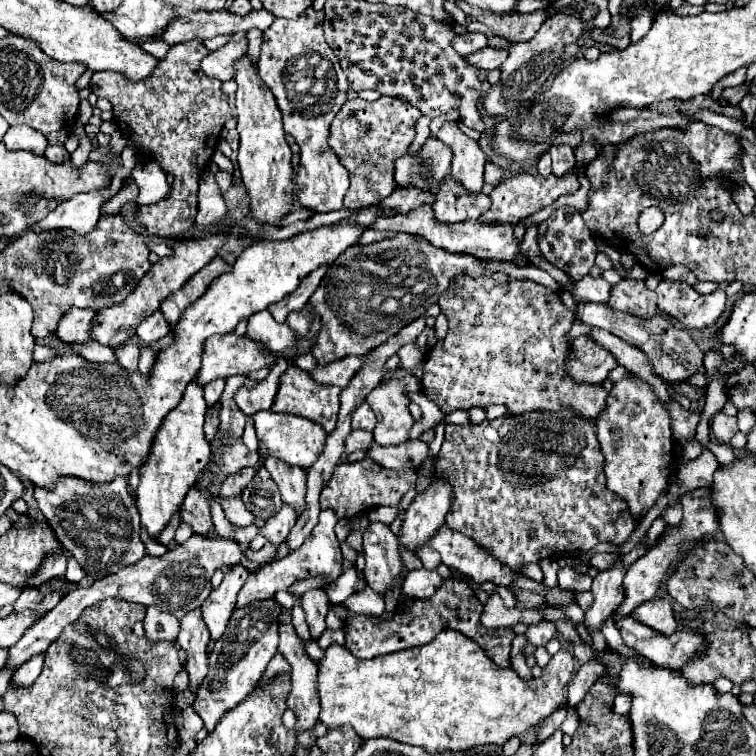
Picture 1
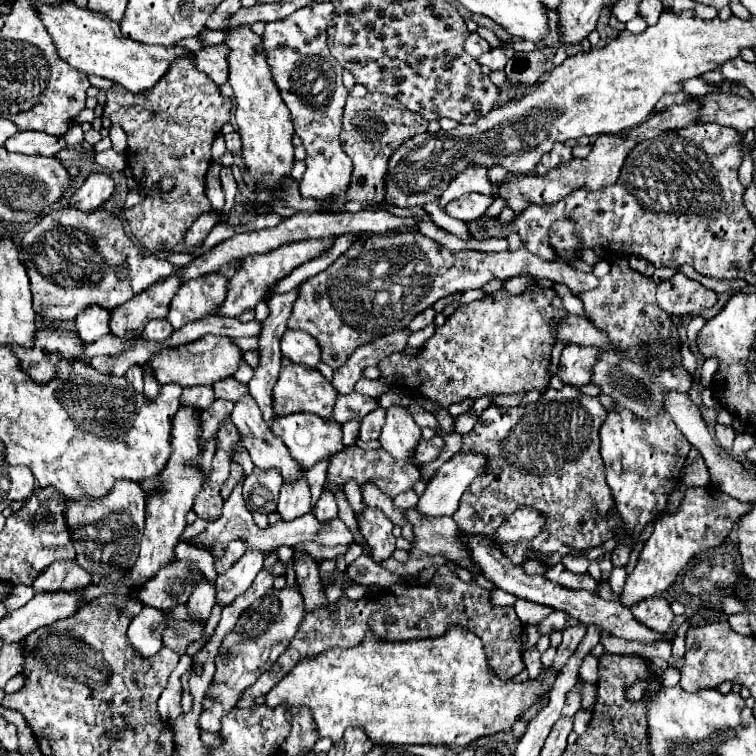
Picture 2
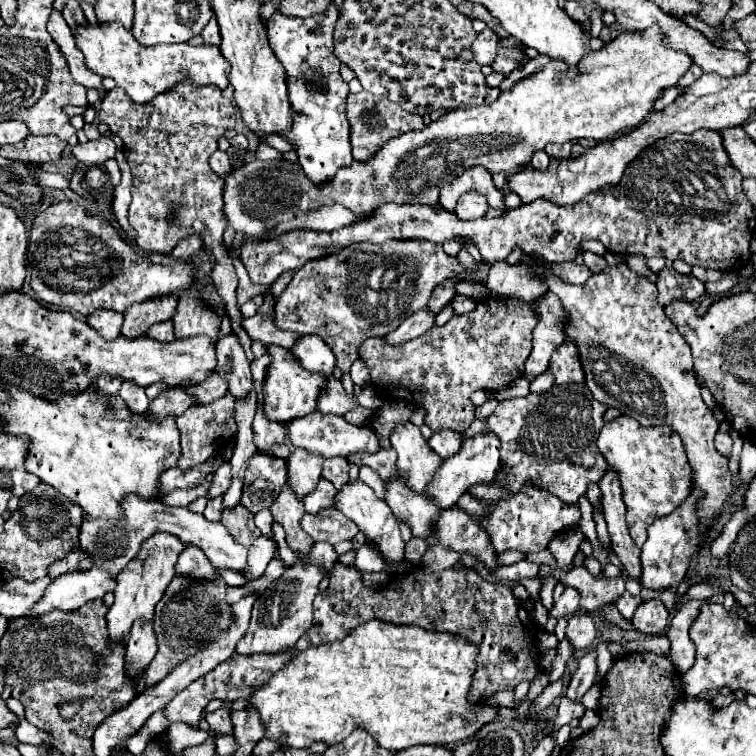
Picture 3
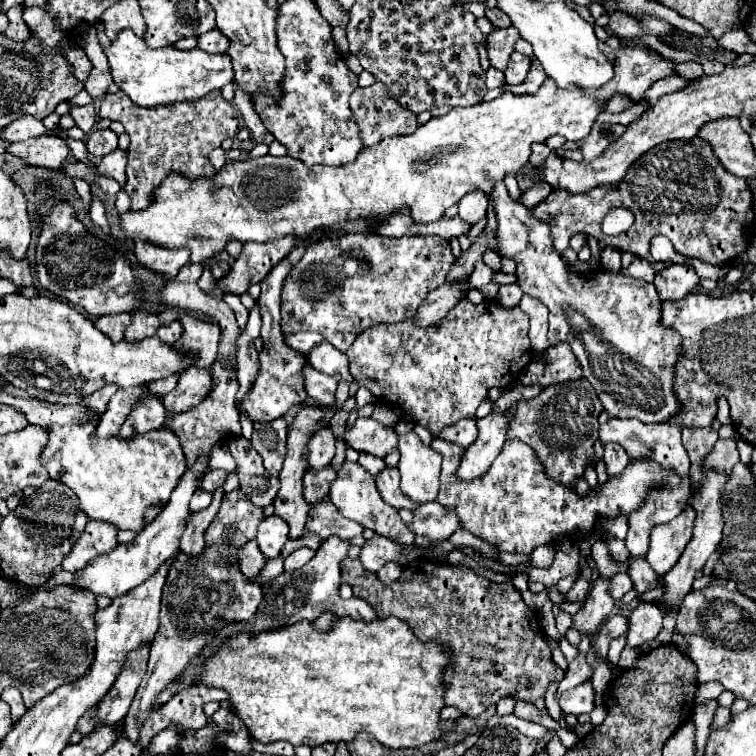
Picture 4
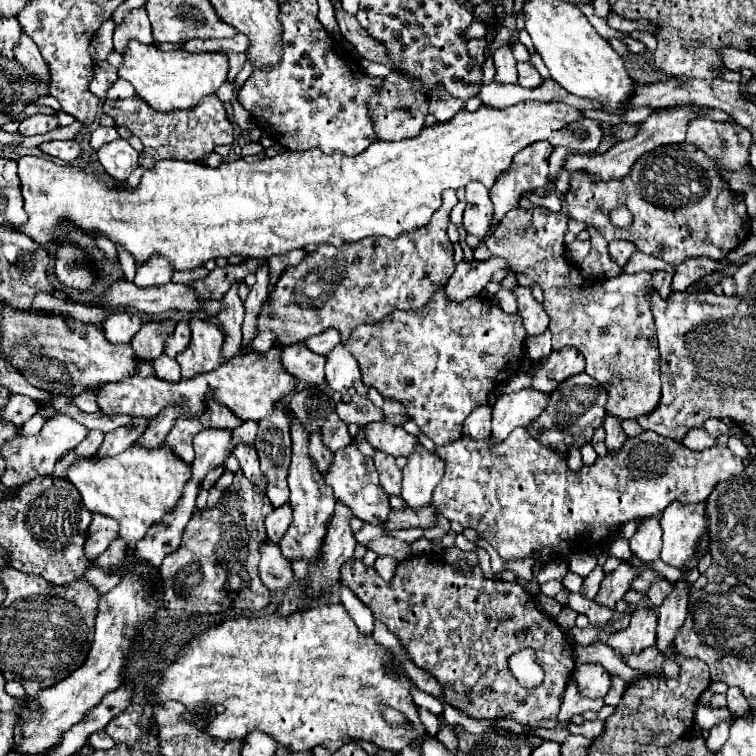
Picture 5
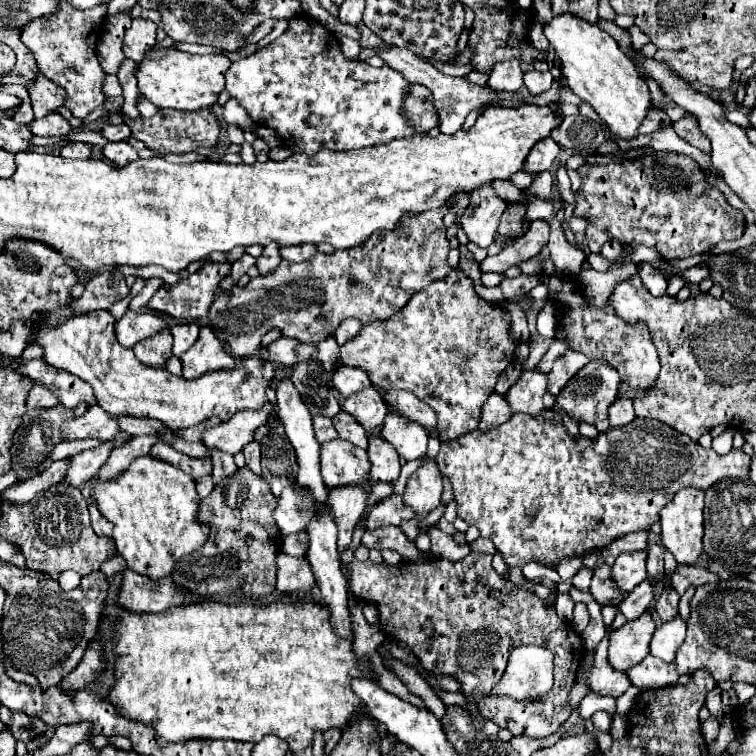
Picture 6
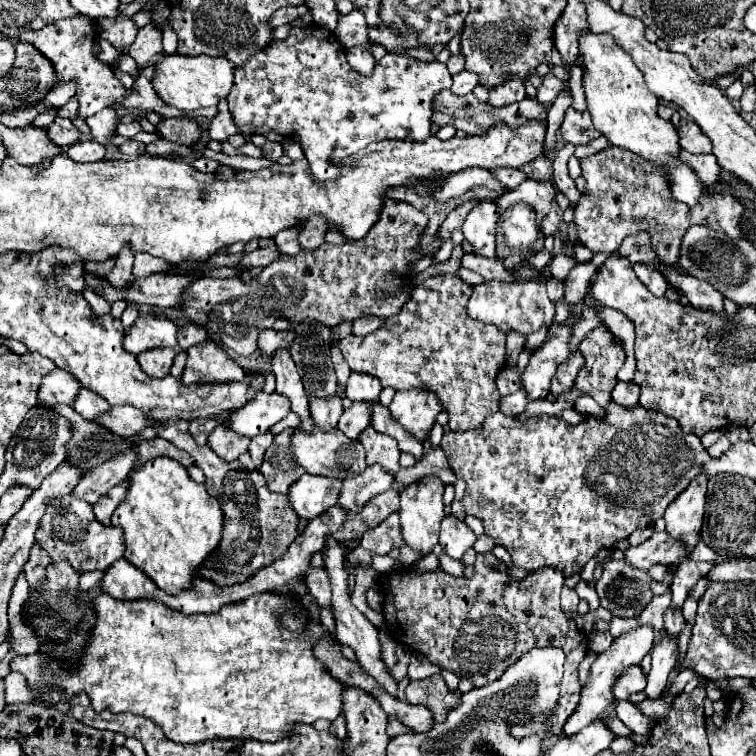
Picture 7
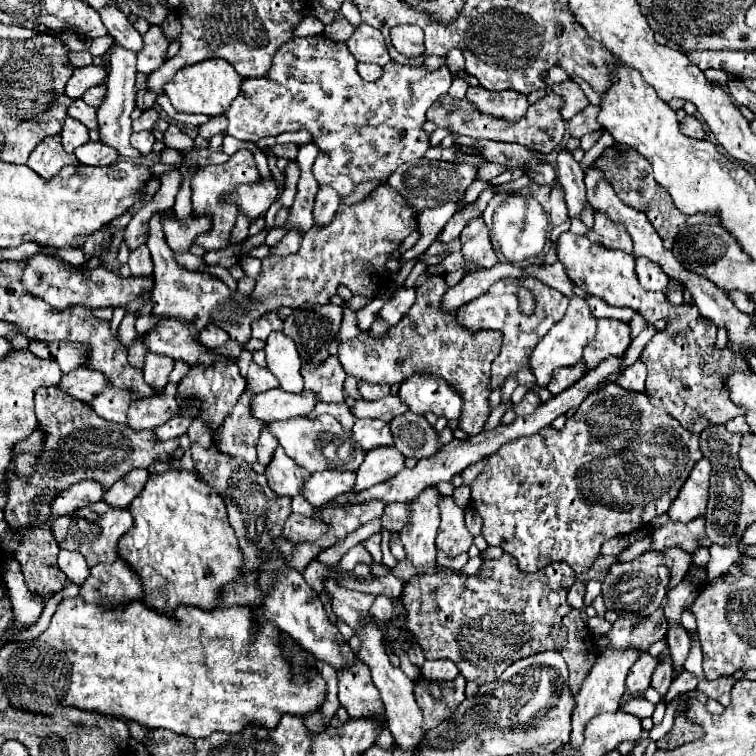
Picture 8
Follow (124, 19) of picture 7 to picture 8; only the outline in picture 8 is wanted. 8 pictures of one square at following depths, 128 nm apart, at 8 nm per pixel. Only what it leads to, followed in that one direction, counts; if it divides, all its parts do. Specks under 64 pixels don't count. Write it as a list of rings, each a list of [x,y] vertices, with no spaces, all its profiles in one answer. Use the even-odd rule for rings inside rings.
[[[116,44],[112,48],[112,54],[110,54],[110,66],[112,66],[112,72],[108,74],[108,96],[106,100],[102,102],[102,106],[98,108],[96,116],[98,116],[98,132],[100,132],[100,142],[104,142],[106,146],[112,146],[120,156],[124,158],[130,158],[130,160],[136,160],[140,158],[140,152],[136,152],[132,146],[130,146],[130,134],[132,134],[132,120],[130,120],[130,114],[134,110],[134,76],[136,76],[136,54],[134,52],[128,52],[126,48],[122,48],[120,44]]]

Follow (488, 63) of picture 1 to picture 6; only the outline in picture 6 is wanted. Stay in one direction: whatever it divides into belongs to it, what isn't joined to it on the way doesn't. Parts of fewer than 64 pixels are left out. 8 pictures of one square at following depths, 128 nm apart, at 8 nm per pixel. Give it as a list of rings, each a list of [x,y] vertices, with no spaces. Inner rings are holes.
[[[530,70],[524,74],[524,86],[532,92],[532,94],[540,94],[546,92],[552,84],[552,76],[550,72],[538,72],[538,70]]]

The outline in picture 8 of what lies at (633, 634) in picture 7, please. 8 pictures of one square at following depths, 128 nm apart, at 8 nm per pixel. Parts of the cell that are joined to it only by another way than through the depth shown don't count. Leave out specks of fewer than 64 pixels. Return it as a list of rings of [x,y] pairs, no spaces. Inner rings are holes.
[[[608,648],[606,652],[602,652],[596,658],[596,664],[584,678],[582,688],[576,696],[576,708],[572,712],[572,736],[570,736],[572,746],[580,746],[580,742],[584,742],[584,728],[592,716],[602,714],[602,712],[616,712],[620,708],[620,698],[626,690],[626,686],[624,686],[626,676],[638,656],[640,656],[640,652],[636,652],[634,648],[626,648],[624,652],[616,652],[614,648]]]

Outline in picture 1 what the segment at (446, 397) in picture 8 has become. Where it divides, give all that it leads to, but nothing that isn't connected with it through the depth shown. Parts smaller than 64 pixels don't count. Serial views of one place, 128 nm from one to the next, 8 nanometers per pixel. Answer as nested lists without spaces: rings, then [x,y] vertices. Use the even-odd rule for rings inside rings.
[[[272,410],[256,412],[252,416],[256,436],[258,436],[258,452],[268,456],[278,456],[286,464],[310,468],[316,462],[316,456],[320,456],[326,440],[326,432],[320,428],[320,424],[314,424],[312,420],[292,416],[292,414],[276,414]]]

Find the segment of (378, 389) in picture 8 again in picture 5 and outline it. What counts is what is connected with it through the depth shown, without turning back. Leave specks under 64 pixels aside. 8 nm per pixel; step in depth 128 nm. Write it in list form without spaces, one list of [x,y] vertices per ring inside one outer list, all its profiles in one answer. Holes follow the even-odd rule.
[[[338,344],[326,354],[326,382],[332,390],[354,388],[360,395],[367,394],[367,388],[360,382],[360,368],[350,352]]]

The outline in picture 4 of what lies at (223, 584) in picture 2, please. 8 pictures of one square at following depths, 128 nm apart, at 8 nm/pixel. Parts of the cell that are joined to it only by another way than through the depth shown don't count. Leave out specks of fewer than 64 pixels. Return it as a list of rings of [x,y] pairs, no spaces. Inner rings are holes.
[[[270,516],[260,522],[256,542],[260,544],[260,552],[264,552],[266,560],[276,558],[286,540],[288,540],[288,524],[284,524],[284,520],[280,520],[278,516]]]

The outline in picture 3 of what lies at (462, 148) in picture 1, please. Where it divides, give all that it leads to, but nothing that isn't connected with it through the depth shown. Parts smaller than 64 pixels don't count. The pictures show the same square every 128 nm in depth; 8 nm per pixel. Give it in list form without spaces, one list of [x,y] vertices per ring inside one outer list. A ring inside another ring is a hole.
[[[482,166],[466,170],[452,184],[448,184],[448,188],[444,188],[444,192],[440,192],[440,206],[444,206],[446,210],[454,210],[458,198],[464,192],[472,192],[472,190],[478,192],[478,194],[484,194],[488,198],[490,208],[506,210],[506,206],[504,206],[504,194],[494,186],[492,176]]]

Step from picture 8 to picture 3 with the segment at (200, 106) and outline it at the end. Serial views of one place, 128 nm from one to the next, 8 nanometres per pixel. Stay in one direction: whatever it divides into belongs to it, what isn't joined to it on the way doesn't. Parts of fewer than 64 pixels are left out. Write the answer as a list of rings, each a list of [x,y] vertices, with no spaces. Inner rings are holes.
[[[80,24],[74,30],[76,48],[84,54],[84,64],[94,74],[102,78],[112,78],[126,94],[136,100],[136,104],[144,104],[154,96],[166,92],[180,80],[188,78],[194,86],[214,84],[220,90],[228,86],[228,62],[220,54],[218,46],[202,44],[198,48],[190,44],[158,44],[158,46],[142,46],[136,42],[130,30],[120,28],[120,24]]]

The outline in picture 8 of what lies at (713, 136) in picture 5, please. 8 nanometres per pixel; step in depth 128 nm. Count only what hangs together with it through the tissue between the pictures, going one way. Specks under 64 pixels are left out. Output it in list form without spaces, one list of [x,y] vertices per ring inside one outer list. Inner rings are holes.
[[[686,116],[686,118],[680,122],[680,130],[682,130],[682,134],[684,134],[684,136],[698,138],[698,140],[702,140],[702,138],[706,136],[702,122],[698,122],[694,116]]]

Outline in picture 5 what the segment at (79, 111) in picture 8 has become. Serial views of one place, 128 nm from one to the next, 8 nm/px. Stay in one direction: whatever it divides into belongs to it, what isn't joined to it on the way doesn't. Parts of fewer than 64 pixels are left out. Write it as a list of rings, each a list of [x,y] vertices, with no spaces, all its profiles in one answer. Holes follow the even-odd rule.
[[[22,32],[20,40],[14,48],[14,56],[22,66],[26,66],[30,70],[30,74],[50,80],[50,74],[48,74],[48,68],[44,64],[44,58],[42,58],[40,50],[36,48],[36,44],[32,40],[28,40],[28,36],[24,36],[24,32]]]

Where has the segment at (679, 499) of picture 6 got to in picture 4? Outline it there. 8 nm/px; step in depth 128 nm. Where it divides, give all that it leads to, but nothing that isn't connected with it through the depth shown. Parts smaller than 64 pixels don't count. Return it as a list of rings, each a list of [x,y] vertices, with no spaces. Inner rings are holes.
[[[688,506],[684,512],[680,512],[680,516],[676,516],[668,524],[658,524],[656,528],[652,528],[650,548],[644,558],[660,578],[676,564],[680,552],[684,552],[686,544],[690,542],[694,518],[696,512],[692,506]]]

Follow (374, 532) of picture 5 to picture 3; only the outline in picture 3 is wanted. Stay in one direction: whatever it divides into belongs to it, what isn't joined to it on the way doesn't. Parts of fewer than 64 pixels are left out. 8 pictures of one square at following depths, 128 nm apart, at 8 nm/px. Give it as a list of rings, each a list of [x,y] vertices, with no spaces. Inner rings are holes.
[[[336,508],[322,510],[320,514],[304,514],[302,530],[314,538],[314,542],[330,542],[338,544],[342,540],[352,540],[358,534],[358,526],[348,520]]]

